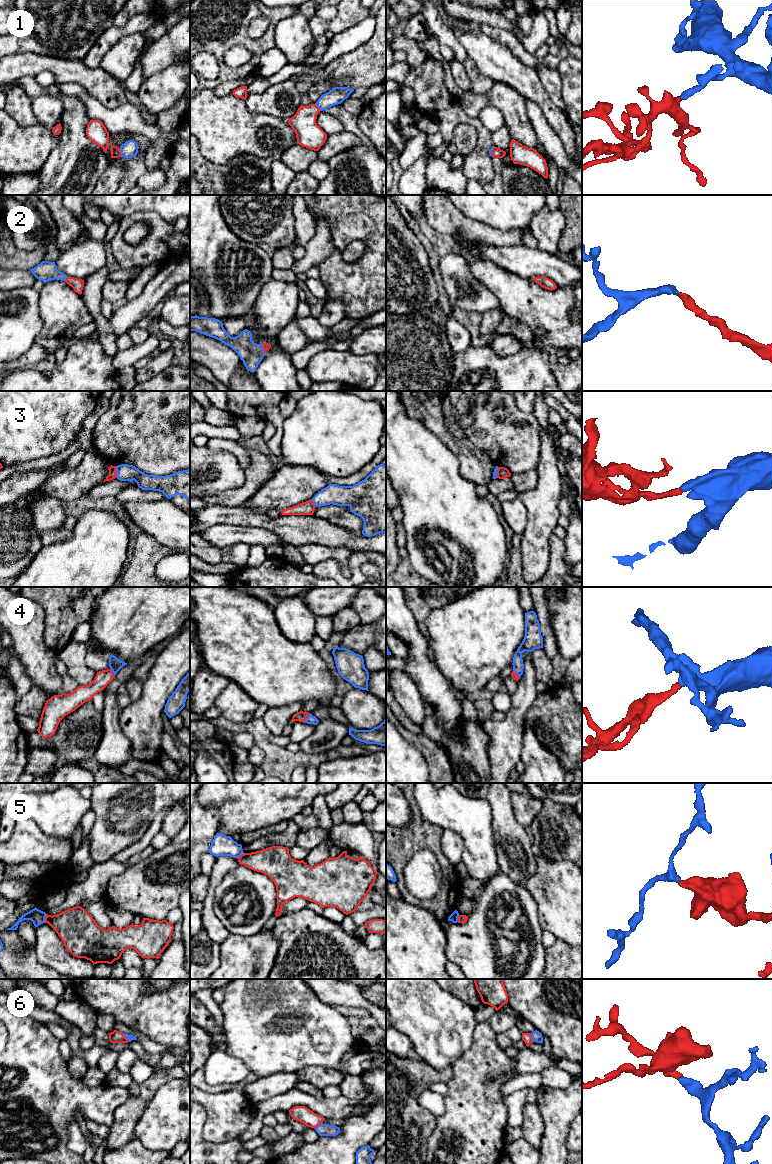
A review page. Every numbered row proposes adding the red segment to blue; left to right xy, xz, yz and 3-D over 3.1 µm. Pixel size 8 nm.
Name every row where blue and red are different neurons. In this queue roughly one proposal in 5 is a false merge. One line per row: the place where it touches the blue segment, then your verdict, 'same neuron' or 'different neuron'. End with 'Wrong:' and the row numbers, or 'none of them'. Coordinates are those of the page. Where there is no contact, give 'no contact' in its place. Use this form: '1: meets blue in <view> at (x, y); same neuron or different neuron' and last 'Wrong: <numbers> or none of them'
1: meets blue in xy at (121, 152); same neuron
2: meets blue in xz at (263, 349); same neuron
3: meets blue in xy at (117, 472); different neuron
4: meets blue in xz at (307, 718); same neuron
5: meets blue in xy at (44, 918); different neuron
6: meets blue in yz at (532, 1037); same neuron
Wrong: 3, 5

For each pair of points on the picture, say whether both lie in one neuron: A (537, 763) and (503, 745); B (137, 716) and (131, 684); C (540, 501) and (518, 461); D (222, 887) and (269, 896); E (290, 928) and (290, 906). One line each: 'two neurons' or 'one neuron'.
A: two neurons
B: two neurons
C: two neurons
D: one neuron
E: two neurons

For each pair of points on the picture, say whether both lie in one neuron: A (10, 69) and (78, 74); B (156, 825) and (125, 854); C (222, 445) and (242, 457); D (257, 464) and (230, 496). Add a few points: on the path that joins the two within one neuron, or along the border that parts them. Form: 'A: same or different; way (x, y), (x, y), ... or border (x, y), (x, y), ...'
A: same; way (27, 65), (56, 65), (61, 68)
B: same; way (150, 833), (133, 849)
C: same; way (227, 445), (237, 452)
D: same; way (257, 474), (253, 482), (240, 495)

